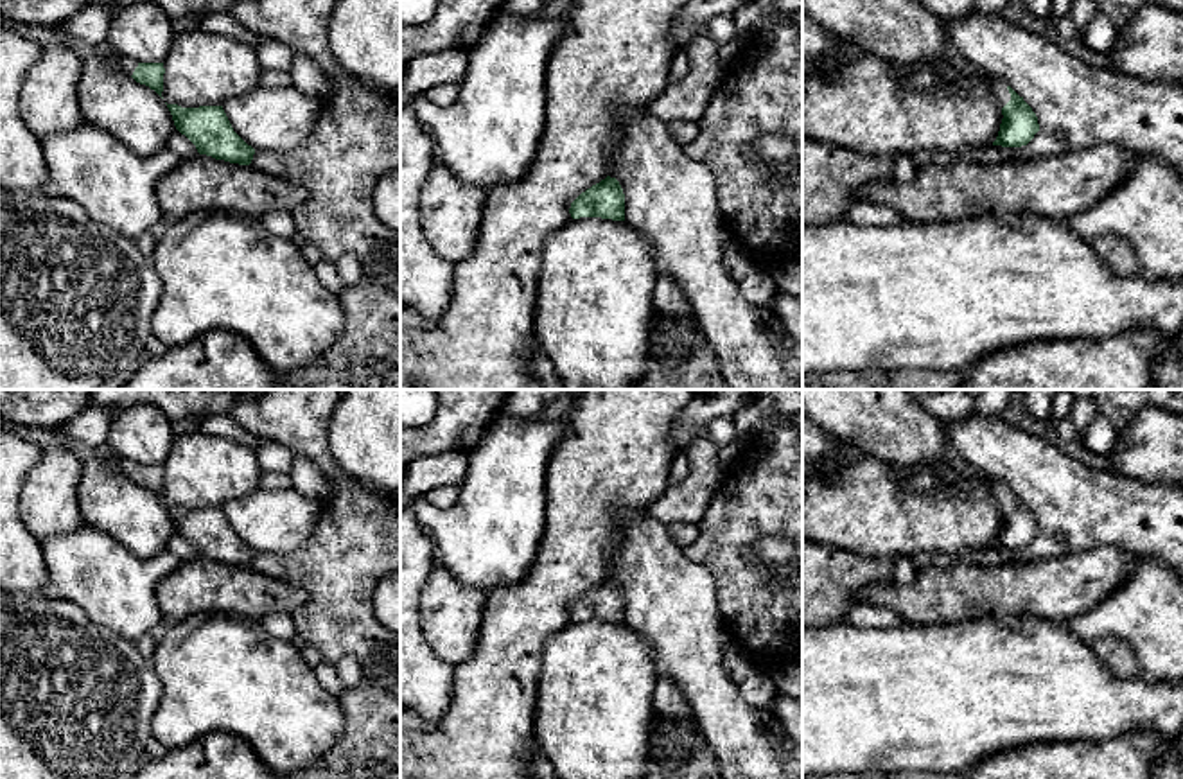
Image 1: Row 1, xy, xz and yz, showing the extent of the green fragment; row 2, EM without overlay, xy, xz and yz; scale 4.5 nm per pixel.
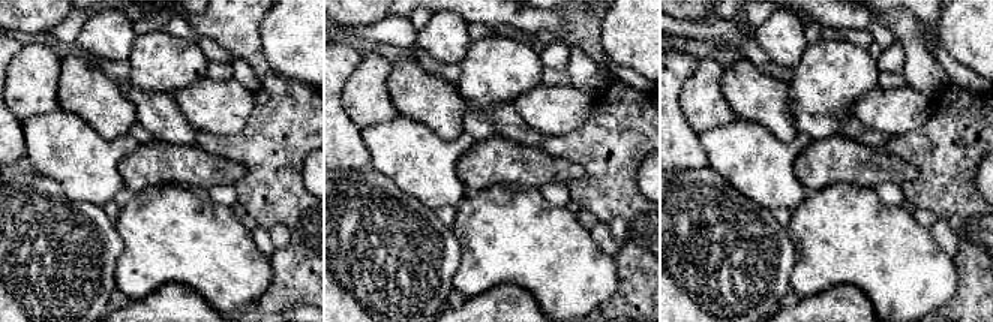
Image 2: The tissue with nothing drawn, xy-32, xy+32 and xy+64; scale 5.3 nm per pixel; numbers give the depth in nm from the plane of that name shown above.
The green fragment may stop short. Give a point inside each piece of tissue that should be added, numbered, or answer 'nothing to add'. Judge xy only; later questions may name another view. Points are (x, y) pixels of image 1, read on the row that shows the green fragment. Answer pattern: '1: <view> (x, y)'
1: xy (128, 65)

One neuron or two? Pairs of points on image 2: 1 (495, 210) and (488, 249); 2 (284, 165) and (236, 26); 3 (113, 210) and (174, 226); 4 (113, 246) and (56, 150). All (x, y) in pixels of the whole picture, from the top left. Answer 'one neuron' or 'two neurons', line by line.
1: one neuron
2: one neuron
3: two neurons
4: two neurons

